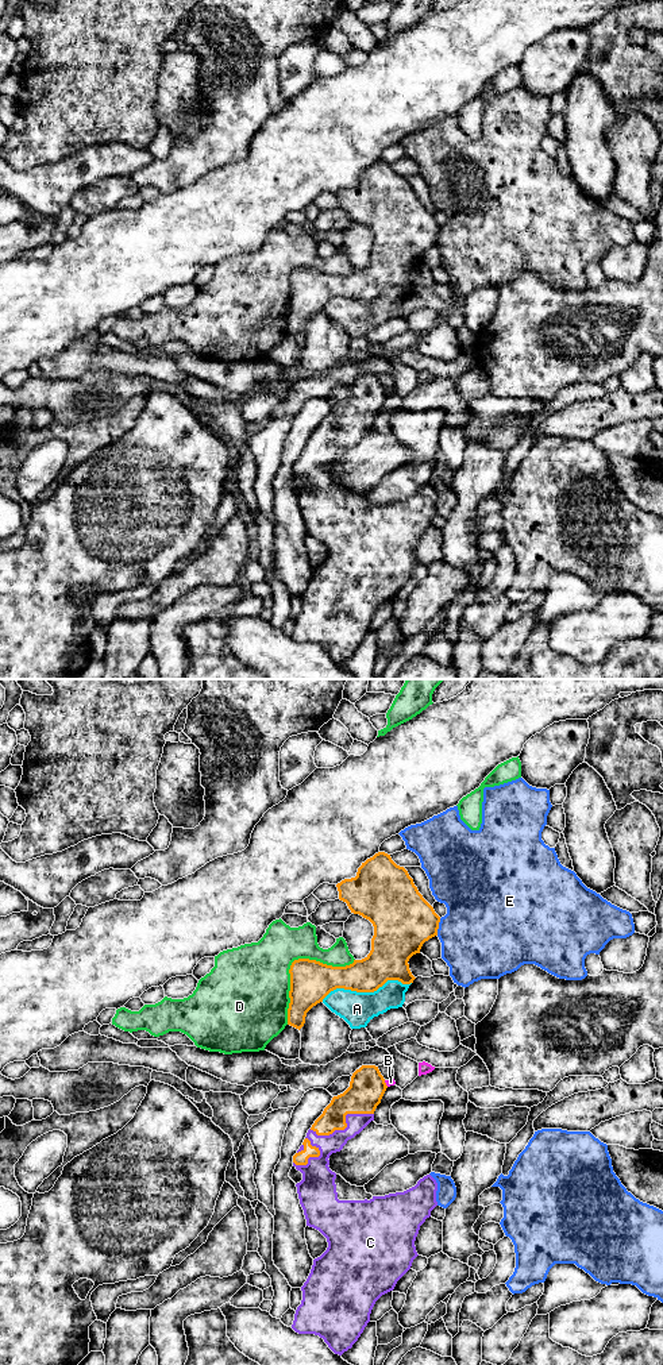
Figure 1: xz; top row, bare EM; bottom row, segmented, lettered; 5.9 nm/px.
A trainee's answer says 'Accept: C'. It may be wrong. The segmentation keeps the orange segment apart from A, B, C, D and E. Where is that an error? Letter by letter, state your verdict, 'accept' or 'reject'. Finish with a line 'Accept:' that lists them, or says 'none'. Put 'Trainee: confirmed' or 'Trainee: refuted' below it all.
A: reject
B: reject
C: accept
D: reject
E: reject
Accept: C
Trainee: confirmed

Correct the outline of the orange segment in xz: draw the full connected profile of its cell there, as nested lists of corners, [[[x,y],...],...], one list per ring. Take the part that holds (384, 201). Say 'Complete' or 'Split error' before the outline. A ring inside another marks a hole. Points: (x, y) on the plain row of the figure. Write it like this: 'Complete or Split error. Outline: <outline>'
Complete. Outline: [[[385,161],[367,167],[358,177],[355,186],[344,188],[336,196],[339,208],[347,212],[351,221],[373,232],[371,259],[365,267],[354,269],[346,275],[332,275],[309,267],[292,271],[288,333],[298,339],[305,332],[307,321],[336,297],[374,301],[388,289],[398,289],[402,293],[413,292],[416,286],[409,278],[409,267],[420,262],[425,250],[437,244],[440,225],[419,201],[408,180],[397,174]]]

